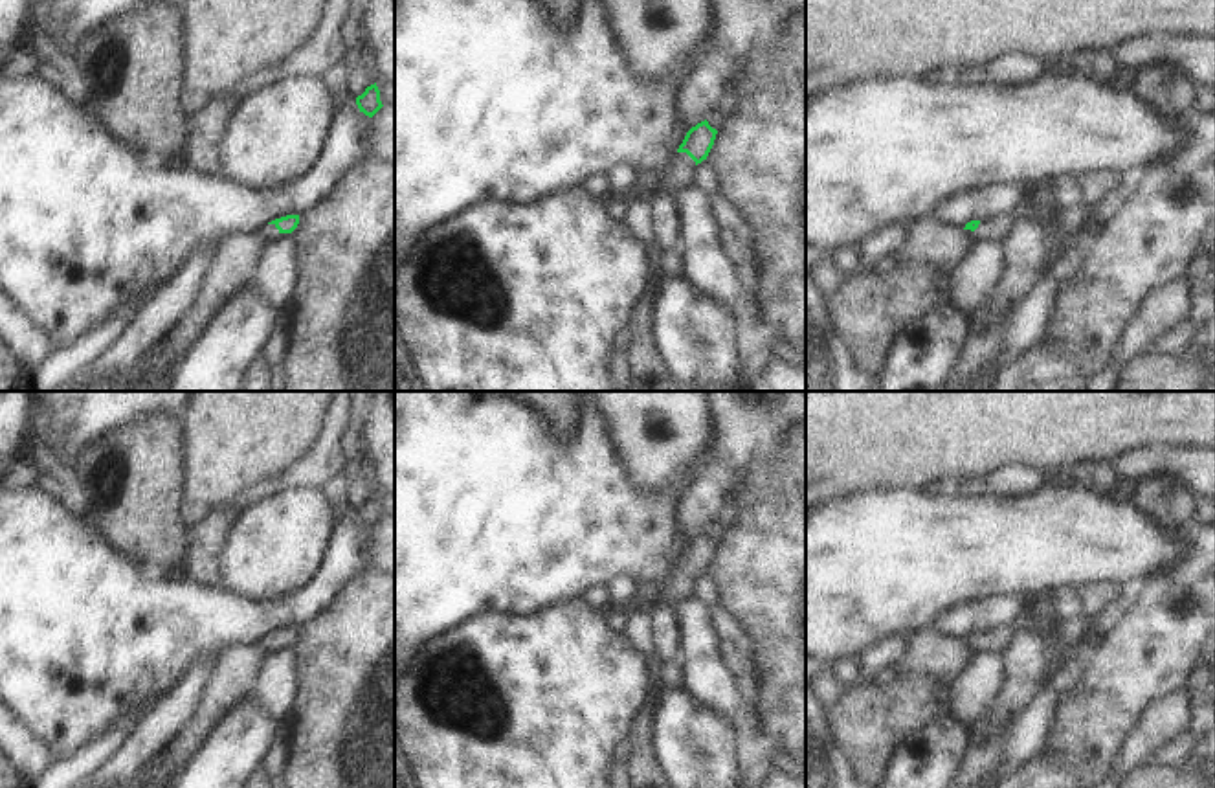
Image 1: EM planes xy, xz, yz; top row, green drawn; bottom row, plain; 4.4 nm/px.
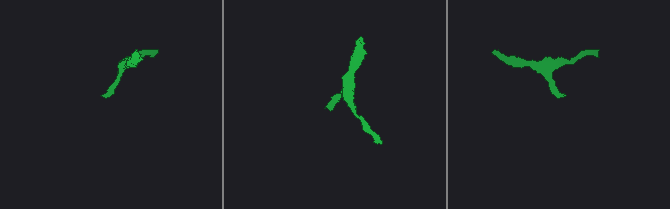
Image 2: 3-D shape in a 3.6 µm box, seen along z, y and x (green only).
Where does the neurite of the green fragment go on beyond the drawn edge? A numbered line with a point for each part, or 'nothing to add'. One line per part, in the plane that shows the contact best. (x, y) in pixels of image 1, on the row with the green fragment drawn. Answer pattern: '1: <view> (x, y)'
1: xz (678, 175)

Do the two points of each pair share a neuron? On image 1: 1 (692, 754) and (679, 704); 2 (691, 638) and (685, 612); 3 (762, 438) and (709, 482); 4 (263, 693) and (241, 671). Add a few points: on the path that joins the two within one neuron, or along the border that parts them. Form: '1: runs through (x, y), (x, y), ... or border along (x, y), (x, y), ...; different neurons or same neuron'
1: runs through (691, 741), (679, 717); same neuron
2: runs through (691, 632), (691, 618); same neuron
3: runs through (749, 445), (722, 472); same neuron
4: border along (268, 652), (248, 695); different neurons

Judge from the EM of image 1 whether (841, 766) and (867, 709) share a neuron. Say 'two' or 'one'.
two

